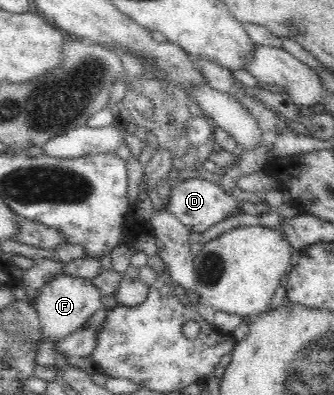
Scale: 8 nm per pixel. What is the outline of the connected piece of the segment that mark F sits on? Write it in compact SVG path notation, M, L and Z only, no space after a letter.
M64 273L41 286L38 294L32 298L30 305L36 309L38 321L42 325L43 338L57 341L83 328L86 320L101 307L100 297L100 291L91 279L83 279Z

